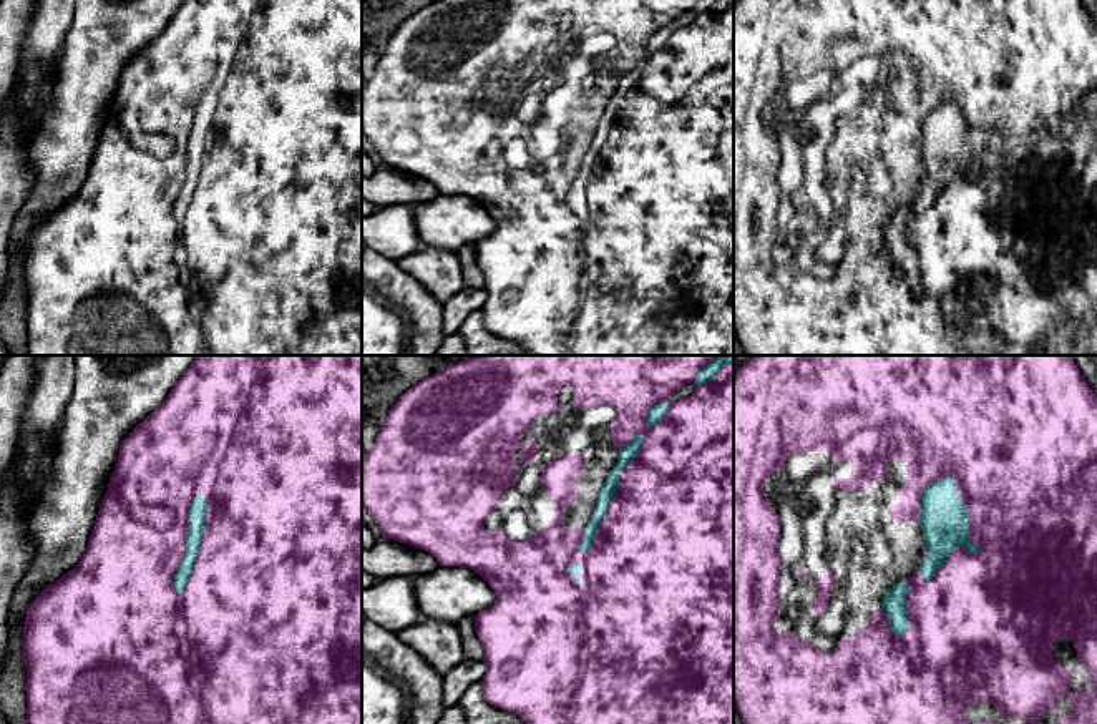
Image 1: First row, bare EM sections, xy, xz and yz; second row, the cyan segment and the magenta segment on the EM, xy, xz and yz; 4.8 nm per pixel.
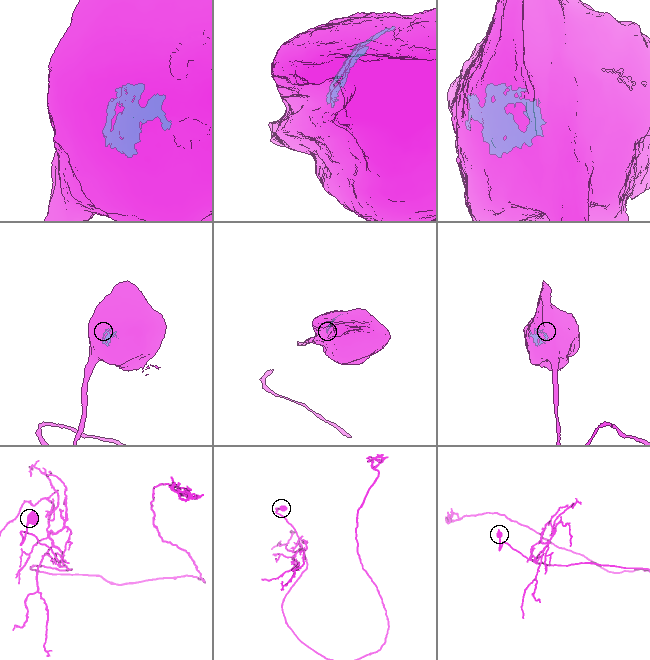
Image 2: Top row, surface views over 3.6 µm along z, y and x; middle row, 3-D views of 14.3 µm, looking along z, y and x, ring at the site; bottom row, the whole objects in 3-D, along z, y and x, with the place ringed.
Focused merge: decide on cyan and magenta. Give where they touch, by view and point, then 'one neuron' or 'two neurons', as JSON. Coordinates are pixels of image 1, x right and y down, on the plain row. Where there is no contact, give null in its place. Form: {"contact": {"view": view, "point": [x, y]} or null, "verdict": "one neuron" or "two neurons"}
{"contact": {"view": "xy", "point": [199, 173]}, "verdict": "one neuron"}

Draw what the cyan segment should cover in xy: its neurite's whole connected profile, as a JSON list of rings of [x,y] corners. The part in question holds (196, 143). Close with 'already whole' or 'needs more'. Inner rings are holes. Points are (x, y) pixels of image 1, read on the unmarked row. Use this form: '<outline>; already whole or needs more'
[[[184,0],[164,32],[121,70],[81,188],[27,239],[23,286],[28,355],[362,355],[362,0]]]; needs more

